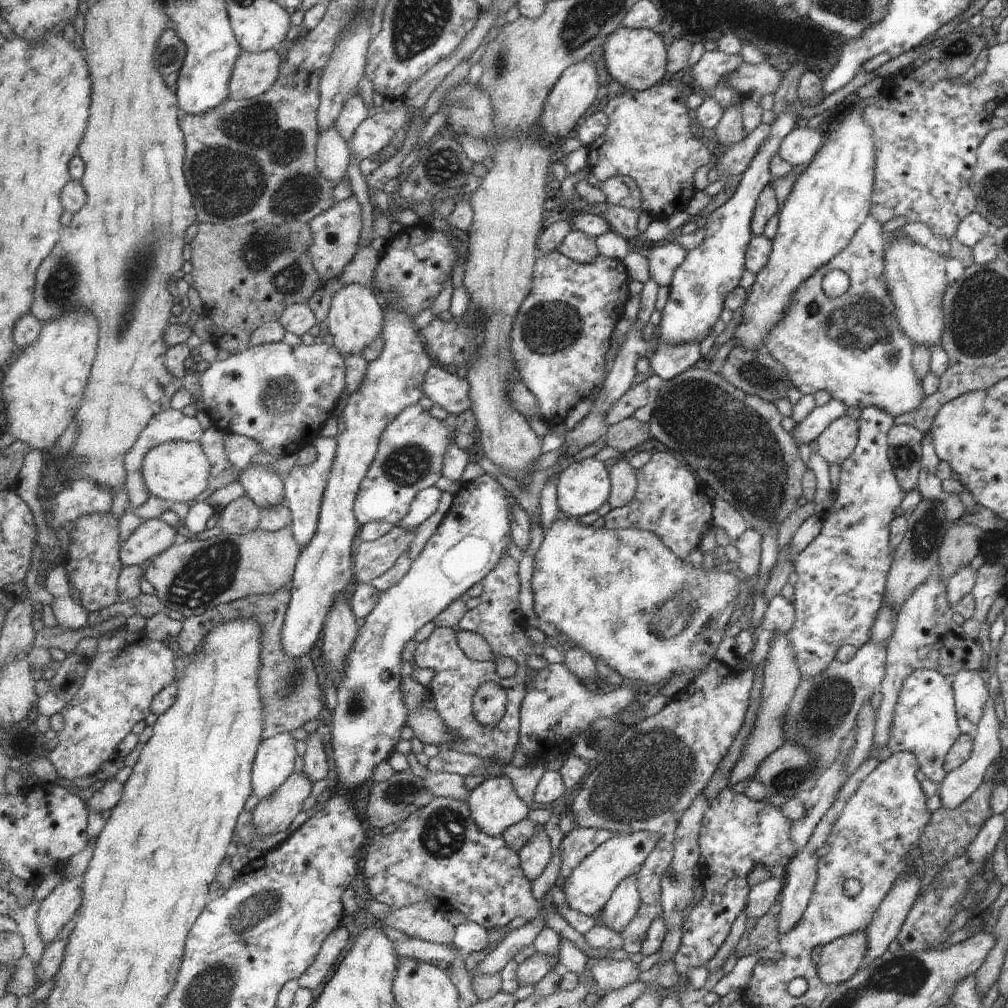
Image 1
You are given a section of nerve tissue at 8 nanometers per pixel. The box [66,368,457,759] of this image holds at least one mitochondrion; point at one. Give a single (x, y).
(209, 572)

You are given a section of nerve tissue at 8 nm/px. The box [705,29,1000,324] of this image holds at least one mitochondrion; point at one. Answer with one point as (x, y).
(958, 48)

